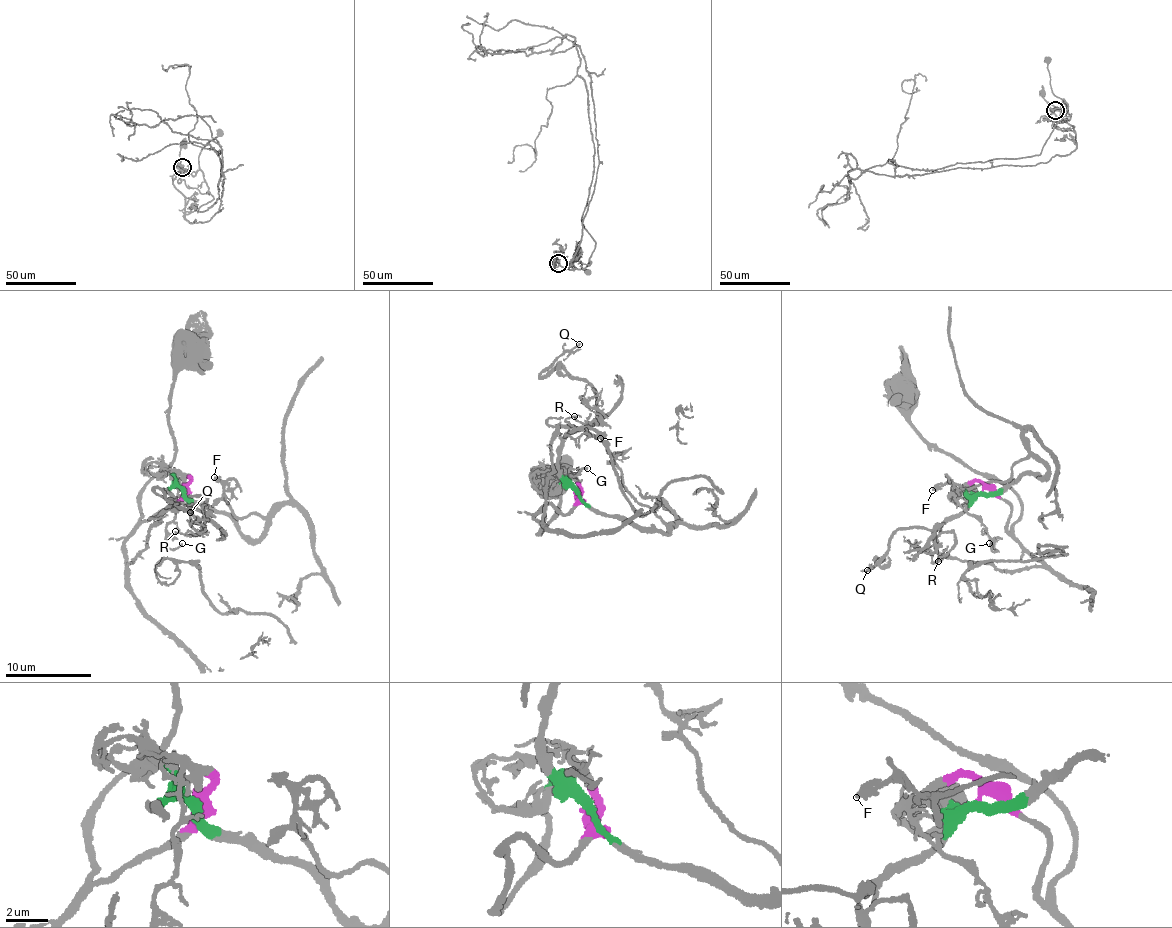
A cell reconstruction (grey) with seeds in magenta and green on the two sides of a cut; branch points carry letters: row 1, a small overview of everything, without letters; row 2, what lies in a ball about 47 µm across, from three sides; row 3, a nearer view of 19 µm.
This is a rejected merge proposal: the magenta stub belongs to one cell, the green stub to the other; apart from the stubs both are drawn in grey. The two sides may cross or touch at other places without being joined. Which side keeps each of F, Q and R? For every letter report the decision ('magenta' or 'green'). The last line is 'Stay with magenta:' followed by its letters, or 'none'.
F: green
Q: green
R: magenta
Stay with magenta: R

